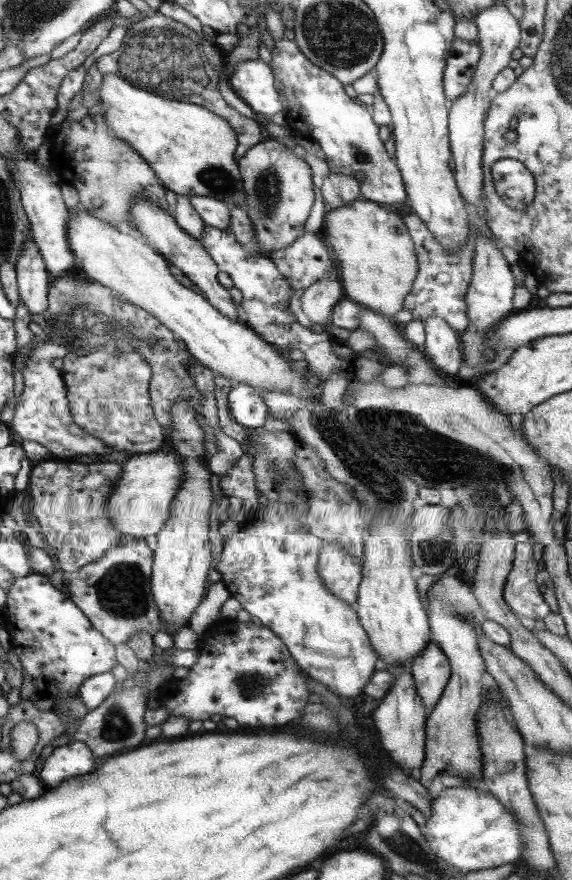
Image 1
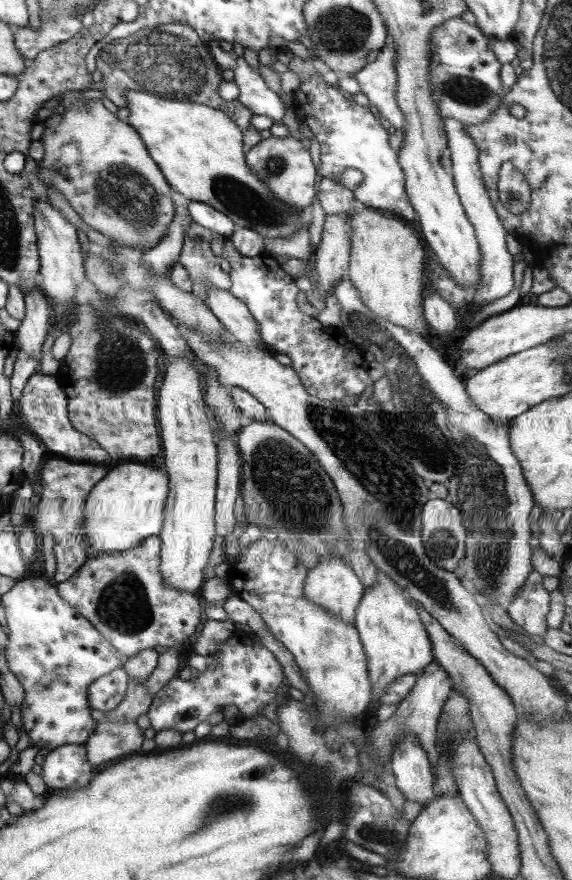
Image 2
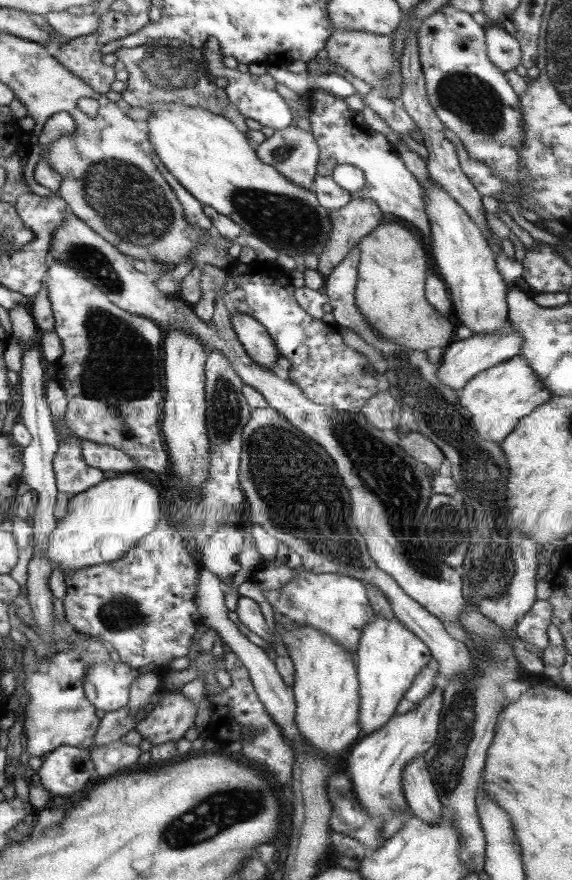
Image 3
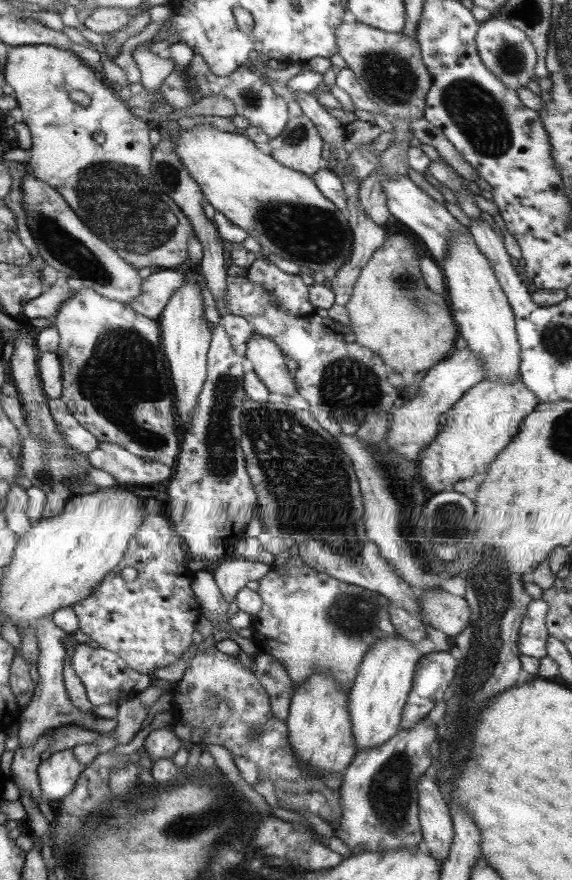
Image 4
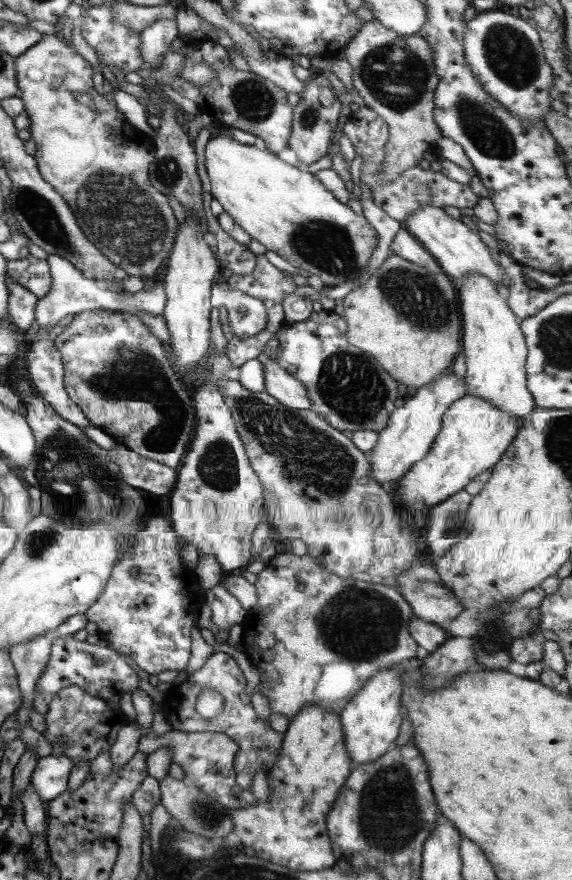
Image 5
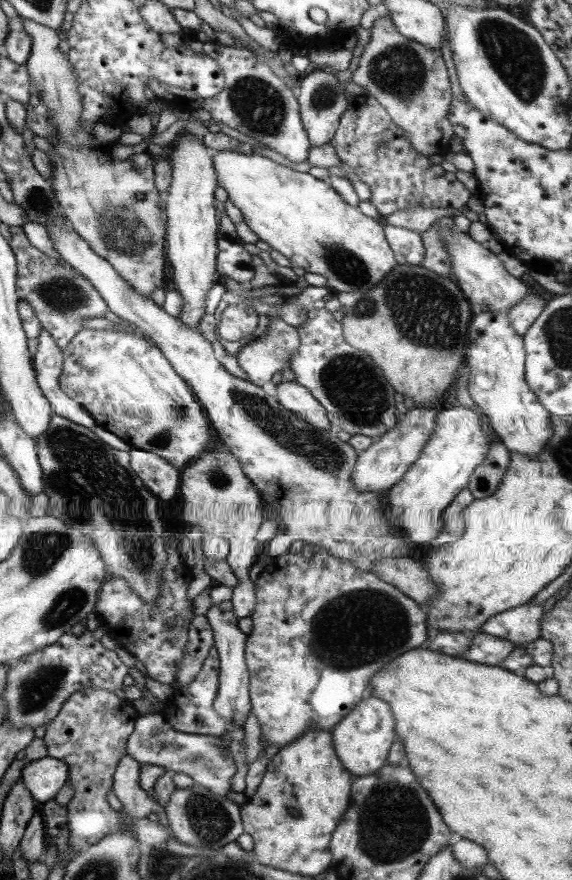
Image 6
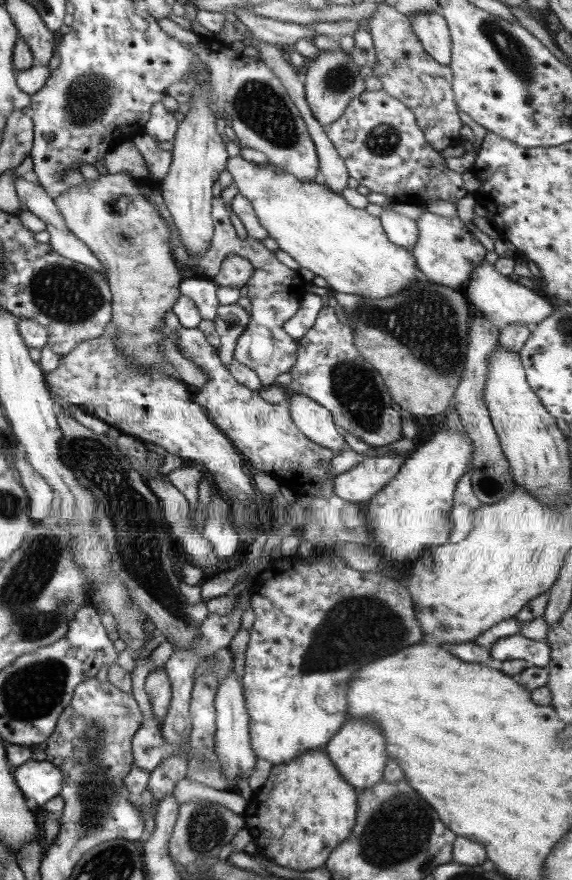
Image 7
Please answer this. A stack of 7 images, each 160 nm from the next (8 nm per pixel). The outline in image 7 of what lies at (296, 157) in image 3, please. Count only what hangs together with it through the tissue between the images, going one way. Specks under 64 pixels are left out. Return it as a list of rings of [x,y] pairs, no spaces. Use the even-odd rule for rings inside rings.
[[[320,51],[318,57],[309,63],[306,75],[302,79],[308,107],[314,119],[327,130],[344,115],[349,102],[366,91],[367,77],[369,77],[367,70],[356,65],[351,56],[346,55],[344,51]]]

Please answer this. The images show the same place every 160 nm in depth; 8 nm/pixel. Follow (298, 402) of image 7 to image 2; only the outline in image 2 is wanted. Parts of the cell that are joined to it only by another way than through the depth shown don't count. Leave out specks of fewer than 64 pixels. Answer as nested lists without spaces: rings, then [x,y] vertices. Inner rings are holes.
[[[210,287],[207,305],[226,328],[231,342],[247,344],[253,348],[262,346],[260,328],[249,308],[229,290]]]

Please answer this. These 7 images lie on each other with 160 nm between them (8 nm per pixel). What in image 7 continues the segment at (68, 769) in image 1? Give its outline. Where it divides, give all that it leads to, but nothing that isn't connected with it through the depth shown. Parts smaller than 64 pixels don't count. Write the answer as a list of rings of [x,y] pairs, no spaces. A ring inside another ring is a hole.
[[[31,758],[15,768],[14,773],[16,784],[25,798],[34,800],[38,806],[46,805],[60,794],[63,774],[54,763]]]

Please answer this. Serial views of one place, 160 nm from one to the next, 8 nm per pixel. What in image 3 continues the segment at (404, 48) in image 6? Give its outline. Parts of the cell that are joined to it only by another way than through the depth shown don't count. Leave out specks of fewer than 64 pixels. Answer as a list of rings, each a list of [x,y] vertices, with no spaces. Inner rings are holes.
[[[336,30],[326,43],[327,60],[340,66],[354,77],[370,84],[384,98],[394,100],[402,98],[402,65],[394,59],[394,40],[361,30]],[[354,198],[340,210],[329,211],[330,231],[327,245],[319,254],[317,270],[322,277],[330,276],[340,265],[350,249],[366,236],[378,223],[382,223],[380,207],[370,199]]]

